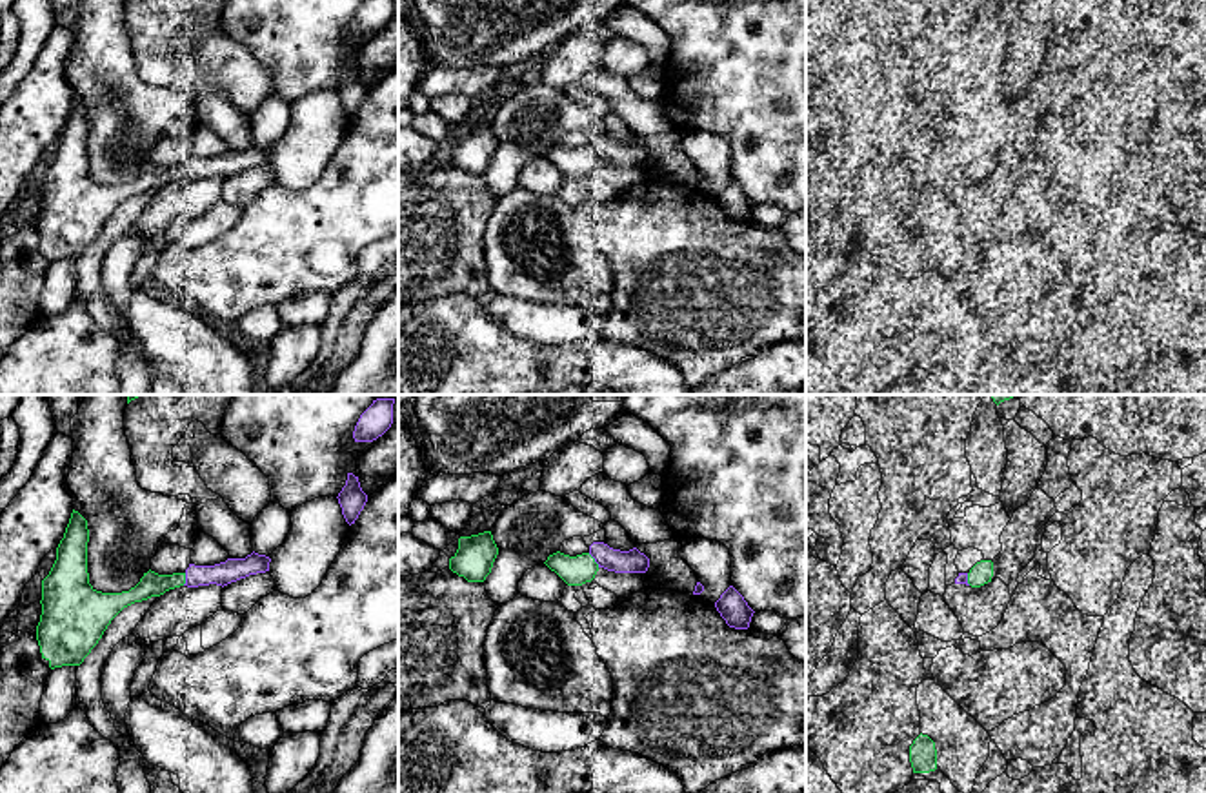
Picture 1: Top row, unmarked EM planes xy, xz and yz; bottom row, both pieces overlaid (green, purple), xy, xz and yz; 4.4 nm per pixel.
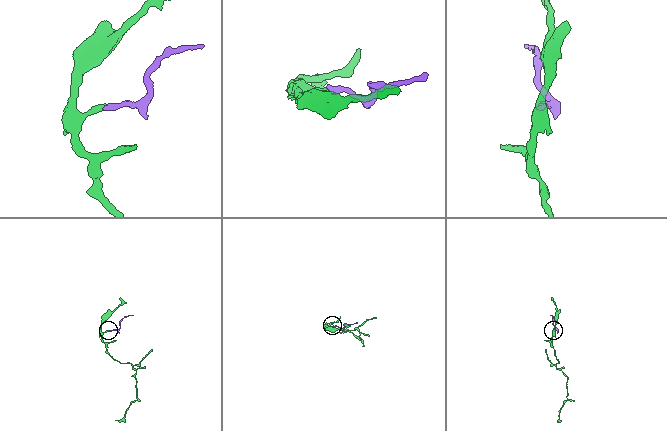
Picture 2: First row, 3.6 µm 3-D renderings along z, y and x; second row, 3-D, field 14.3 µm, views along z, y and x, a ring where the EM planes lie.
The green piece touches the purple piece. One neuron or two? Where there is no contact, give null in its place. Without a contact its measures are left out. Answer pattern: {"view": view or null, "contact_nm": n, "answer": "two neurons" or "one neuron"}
{"view": "xz", "contact_nm": 80, "answer": "one neuron"}

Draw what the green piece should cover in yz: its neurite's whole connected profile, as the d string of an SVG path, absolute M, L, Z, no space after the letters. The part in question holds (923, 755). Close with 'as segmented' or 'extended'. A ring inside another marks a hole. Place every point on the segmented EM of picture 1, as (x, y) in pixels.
M919 735L910 746L910 762L913 773L930 773L937 769L935 742L928 735Z; as segmented

